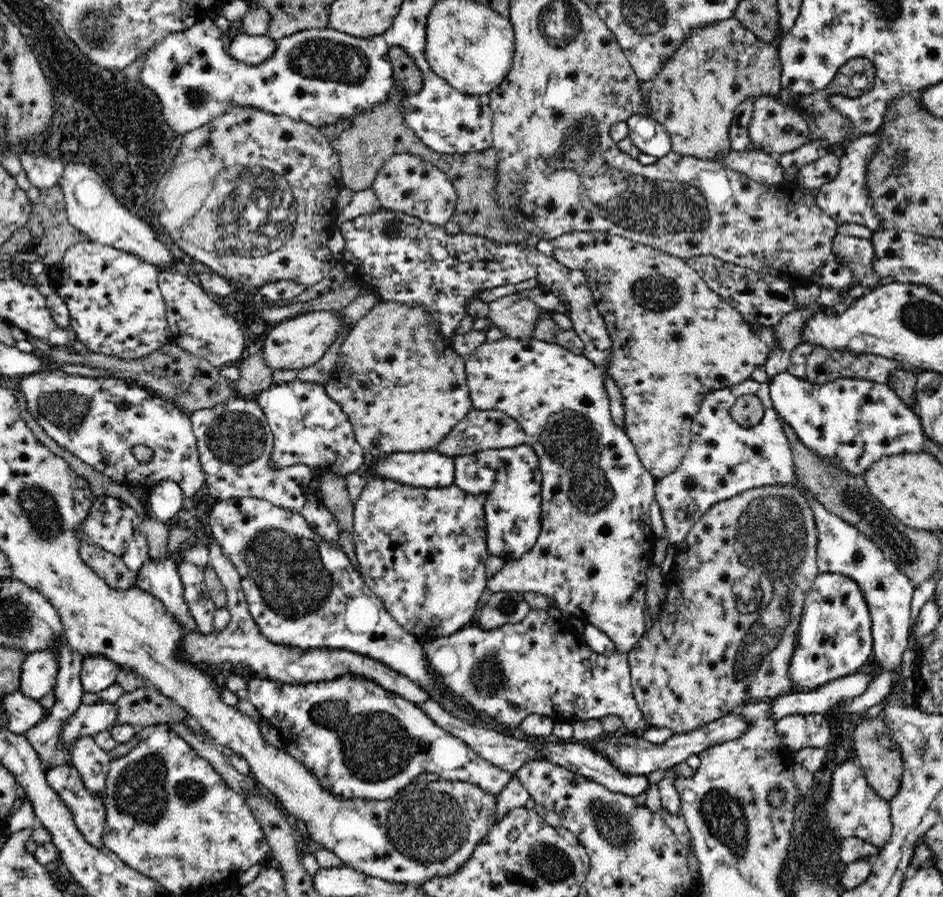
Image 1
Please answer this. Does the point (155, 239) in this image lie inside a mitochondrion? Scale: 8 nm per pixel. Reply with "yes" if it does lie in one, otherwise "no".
no

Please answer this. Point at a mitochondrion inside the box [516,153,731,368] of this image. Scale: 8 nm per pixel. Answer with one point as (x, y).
(656, 292)

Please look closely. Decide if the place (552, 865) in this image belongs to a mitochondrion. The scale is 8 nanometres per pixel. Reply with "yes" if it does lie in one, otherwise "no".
yes

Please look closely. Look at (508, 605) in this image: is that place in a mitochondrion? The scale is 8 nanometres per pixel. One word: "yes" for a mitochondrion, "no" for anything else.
yes

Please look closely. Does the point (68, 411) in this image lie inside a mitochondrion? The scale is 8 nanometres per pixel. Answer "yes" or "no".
yes

